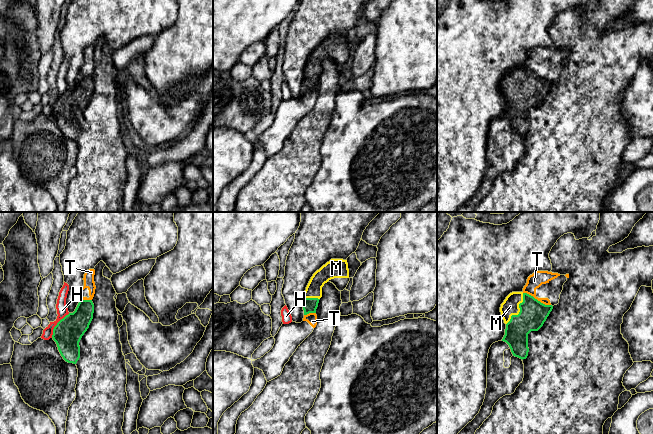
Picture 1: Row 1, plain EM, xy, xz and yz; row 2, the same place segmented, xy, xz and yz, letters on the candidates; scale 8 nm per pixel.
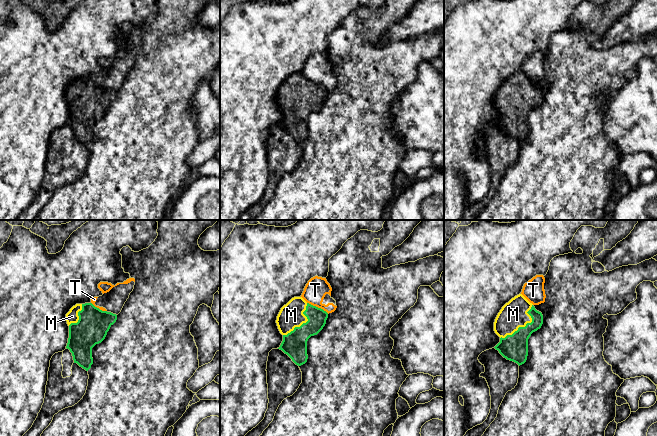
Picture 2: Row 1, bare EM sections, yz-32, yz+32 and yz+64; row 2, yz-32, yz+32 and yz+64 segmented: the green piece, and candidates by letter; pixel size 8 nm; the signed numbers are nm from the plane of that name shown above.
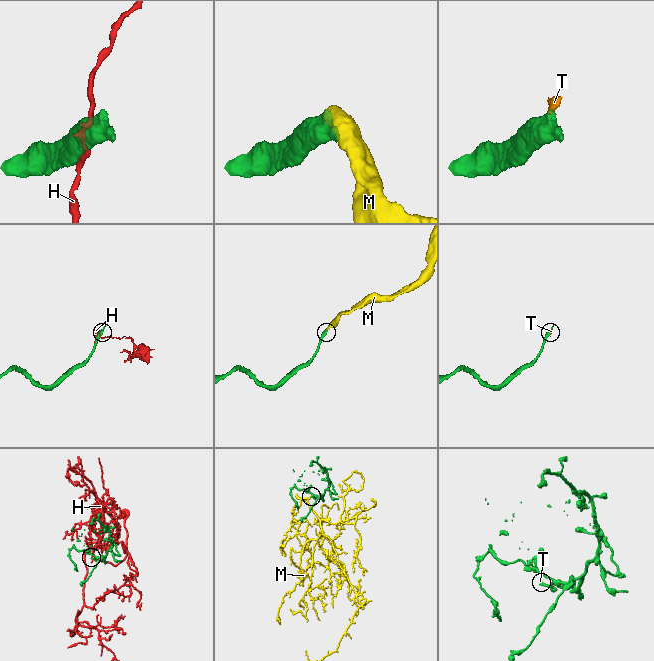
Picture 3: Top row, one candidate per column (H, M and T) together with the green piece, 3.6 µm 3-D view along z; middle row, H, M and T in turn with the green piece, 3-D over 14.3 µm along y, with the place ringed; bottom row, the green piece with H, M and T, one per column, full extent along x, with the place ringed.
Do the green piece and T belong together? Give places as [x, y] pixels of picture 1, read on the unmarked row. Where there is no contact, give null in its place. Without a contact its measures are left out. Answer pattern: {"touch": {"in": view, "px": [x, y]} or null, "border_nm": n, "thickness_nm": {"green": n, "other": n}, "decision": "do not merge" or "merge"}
{"touch": {"in": "yz", "px": [536, 75]}, "border_nm": 240, "thickness_nm": {"green": 220, "other": 120}, "decision": "do not merge"}

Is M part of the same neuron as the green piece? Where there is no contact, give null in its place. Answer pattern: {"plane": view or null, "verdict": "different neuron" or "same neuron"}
{"plane": "yz", "verdict": "same neuron"}

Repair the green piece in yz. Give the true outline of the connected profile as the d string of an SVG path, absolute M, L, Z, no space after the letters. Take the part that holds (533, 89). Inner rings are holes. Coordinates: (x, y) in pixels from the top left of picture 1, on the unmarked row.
M512 68L506 73L500 83L506 100L502 117L509 121L513 132L527 134L528 110L543 102L552 85L552 81L545 81L527 69Z

